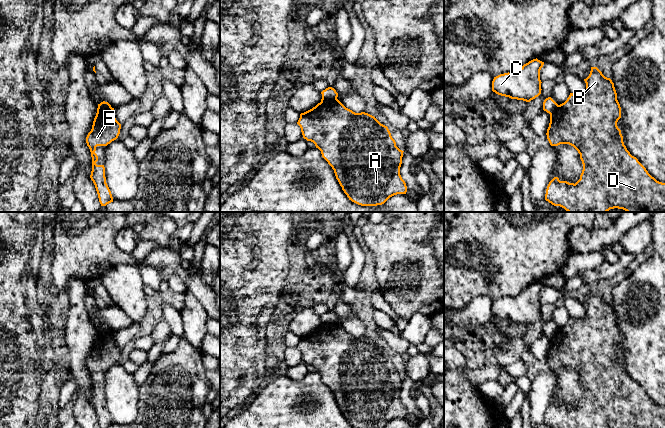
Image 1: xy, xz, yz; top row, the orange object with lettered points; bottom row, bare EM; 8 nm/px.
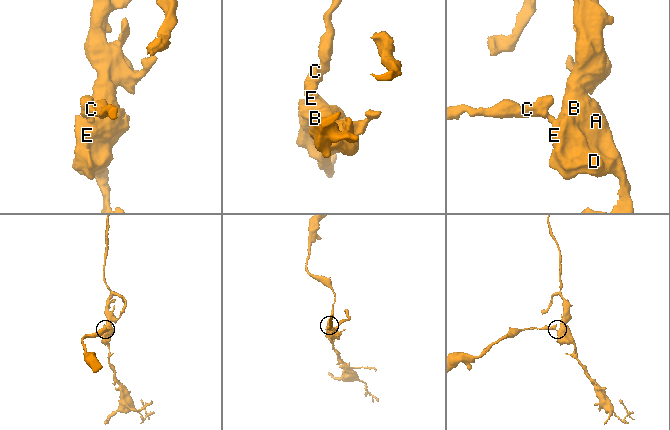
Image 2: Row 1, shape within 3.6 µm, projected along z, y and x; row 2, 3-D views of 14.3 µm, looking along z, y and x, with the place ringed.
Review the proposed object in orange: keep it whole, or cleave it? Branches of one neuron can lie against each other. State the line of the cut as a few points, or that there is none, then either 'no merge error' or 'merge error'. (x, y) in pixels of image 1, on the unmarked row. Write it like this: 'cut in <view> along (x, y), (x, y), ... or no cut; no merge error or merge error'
cut in xz along (322, 321), (336, 323); merge error

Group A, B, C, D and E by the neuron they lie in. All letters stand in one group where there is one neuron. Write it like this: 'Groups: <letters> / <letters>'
Groups: A B D E / C

